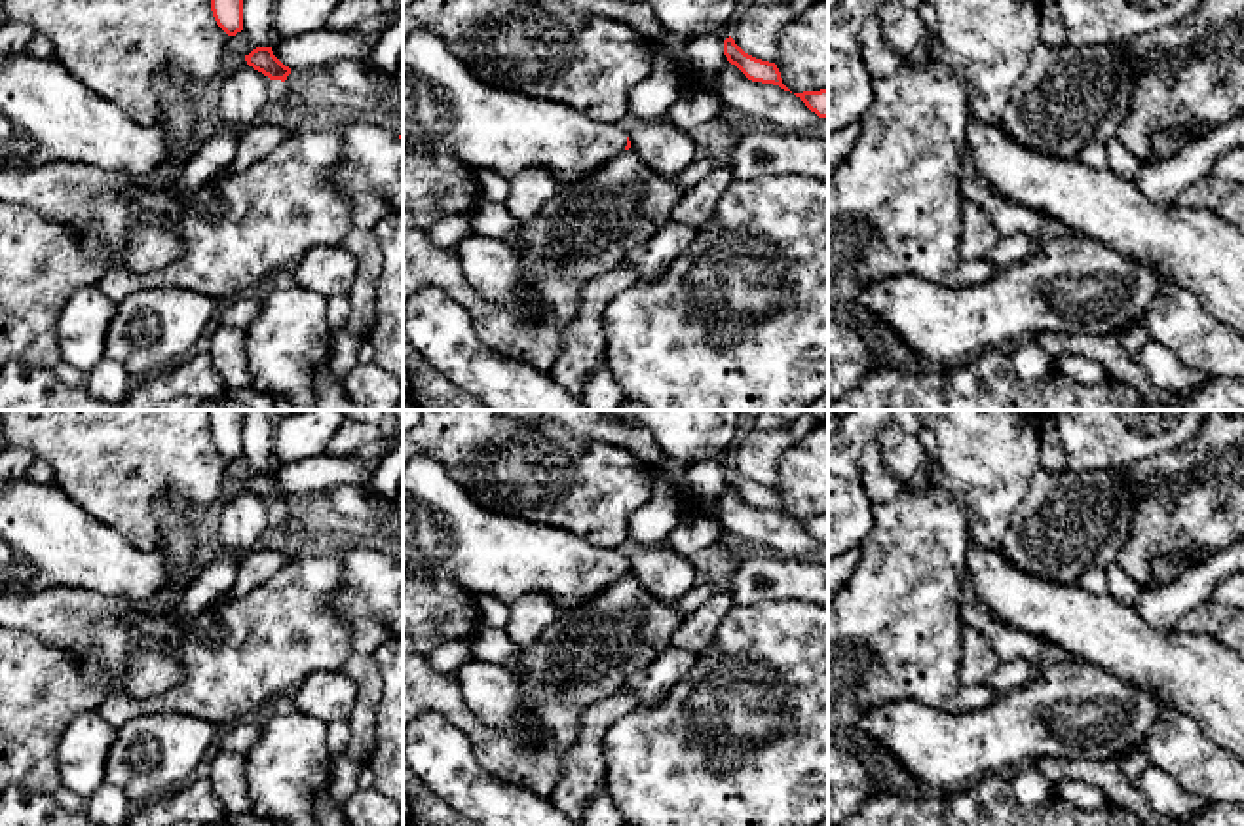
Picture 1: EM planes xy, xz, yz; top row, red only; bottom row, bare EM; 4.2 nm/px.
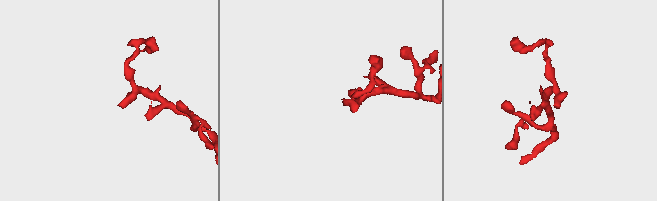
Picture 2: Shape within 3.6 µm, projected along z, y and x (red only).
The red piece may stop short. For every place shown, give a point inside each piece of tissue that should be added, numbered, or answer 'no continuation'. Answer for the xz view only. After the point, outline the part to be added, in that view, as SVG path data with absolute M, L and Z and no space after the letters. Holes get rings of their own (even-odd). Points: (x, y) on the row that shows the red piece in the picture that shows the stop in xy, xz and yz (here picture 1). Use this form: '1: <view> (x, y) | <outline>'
1: xz (447, 111) | M412 32L403 42L403 150L446 156L477 171L492 169L507 180L524 169L539 167L564 186L589 177L625 146L627 131L619 123L600 123L564 103L499 89L479 80L437 32Z

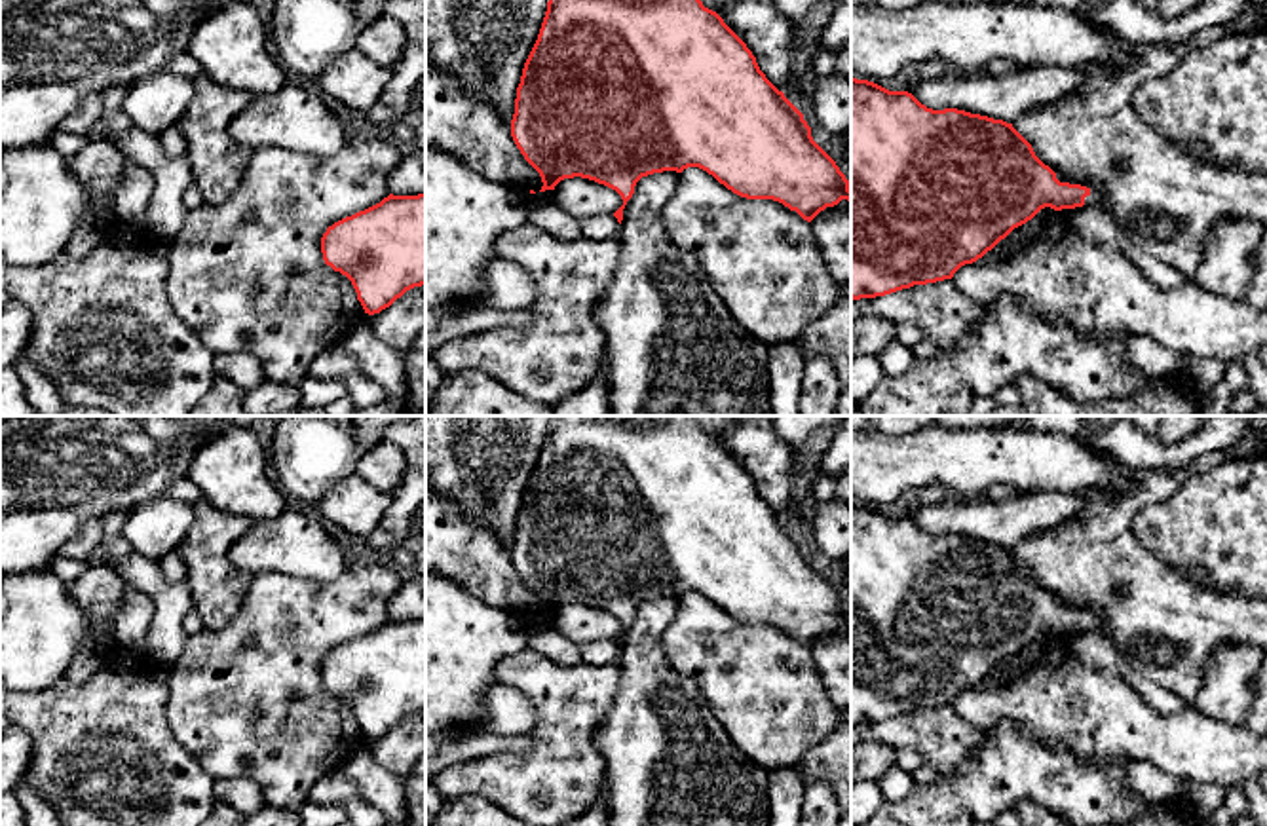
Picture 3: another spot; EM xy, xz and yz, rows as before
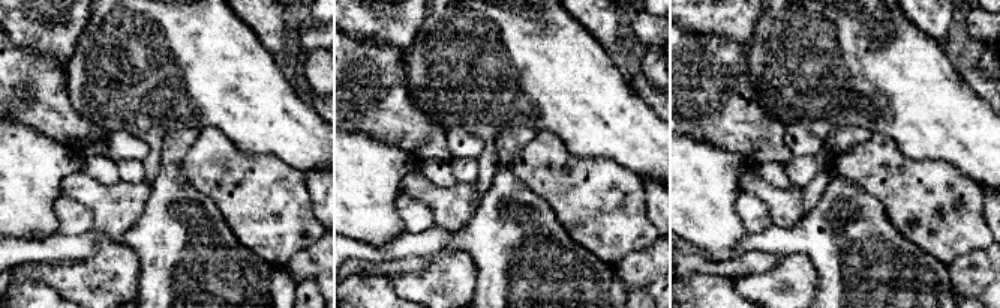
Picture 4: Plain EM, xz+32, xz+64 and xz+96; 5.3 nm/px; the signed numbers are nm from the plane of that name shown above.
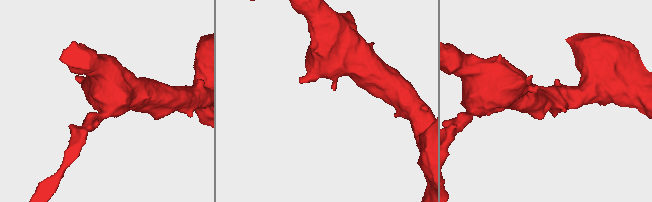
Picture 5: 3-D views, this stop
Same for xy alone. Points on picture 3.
no continuation

